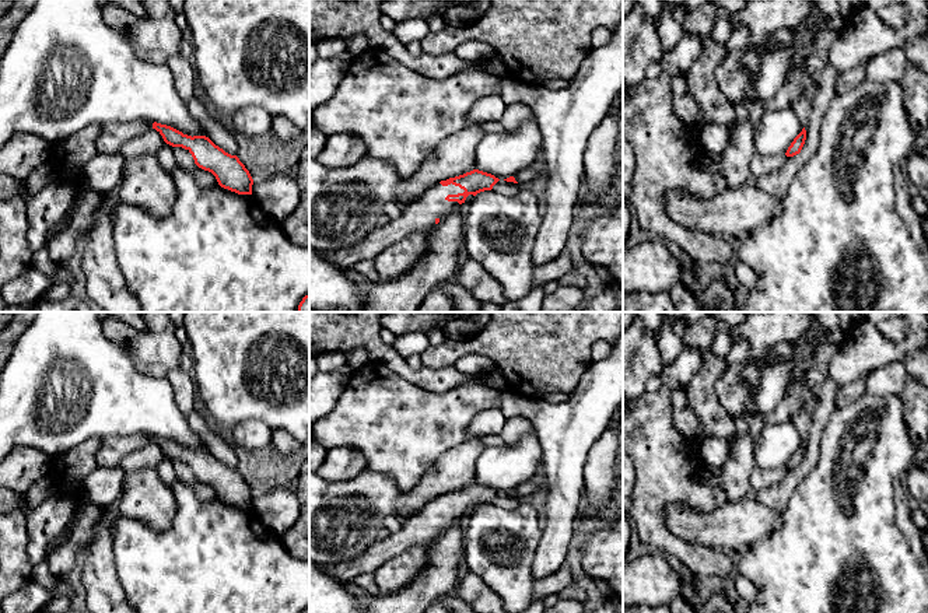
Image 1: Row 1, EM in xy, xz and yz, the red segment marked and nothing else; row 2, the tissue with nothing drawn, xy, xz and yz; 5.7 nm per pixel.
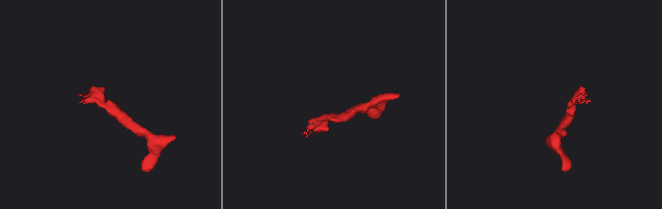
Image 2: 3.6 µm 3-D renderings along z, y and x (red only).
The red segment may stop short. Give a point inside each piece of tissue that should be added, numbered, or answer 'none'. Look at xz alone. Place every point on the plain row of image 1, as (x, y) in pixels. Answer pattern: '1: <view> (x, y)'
1: xz (419, 529)

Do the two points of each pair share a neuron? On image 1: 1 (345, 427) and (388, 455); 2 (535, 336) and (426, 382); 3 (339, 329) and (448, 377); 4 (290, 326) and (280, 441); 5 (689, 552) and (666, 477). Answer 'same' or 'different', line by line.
1: same
2: different
3: same
4: different
5: same

